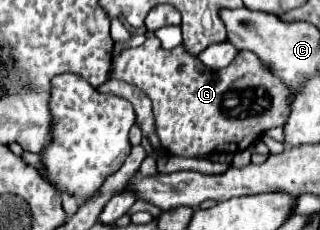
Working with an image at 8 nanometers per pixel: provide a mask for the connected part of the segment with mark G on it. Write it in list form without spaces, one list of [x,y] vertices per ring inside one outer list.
[[[151,35],[139,47],[121,51],[113,61],[111,79],[133,83],[153,101],[155,115],[155,133],[159,137],[161,149],[177,157],[203,157],[205,153],[237,153],[255,143],[263,131],[271,127],[281,127],[289,115],[289,101],[293,93],[281,85],[281,81],[257,61],[257,55],[249,51],[239,51],[233,63],[225,69],[213,71],[205,69],[197,57],[189,57],[183,45],[173,47],[171,51],[161,47],[161,41]]]

